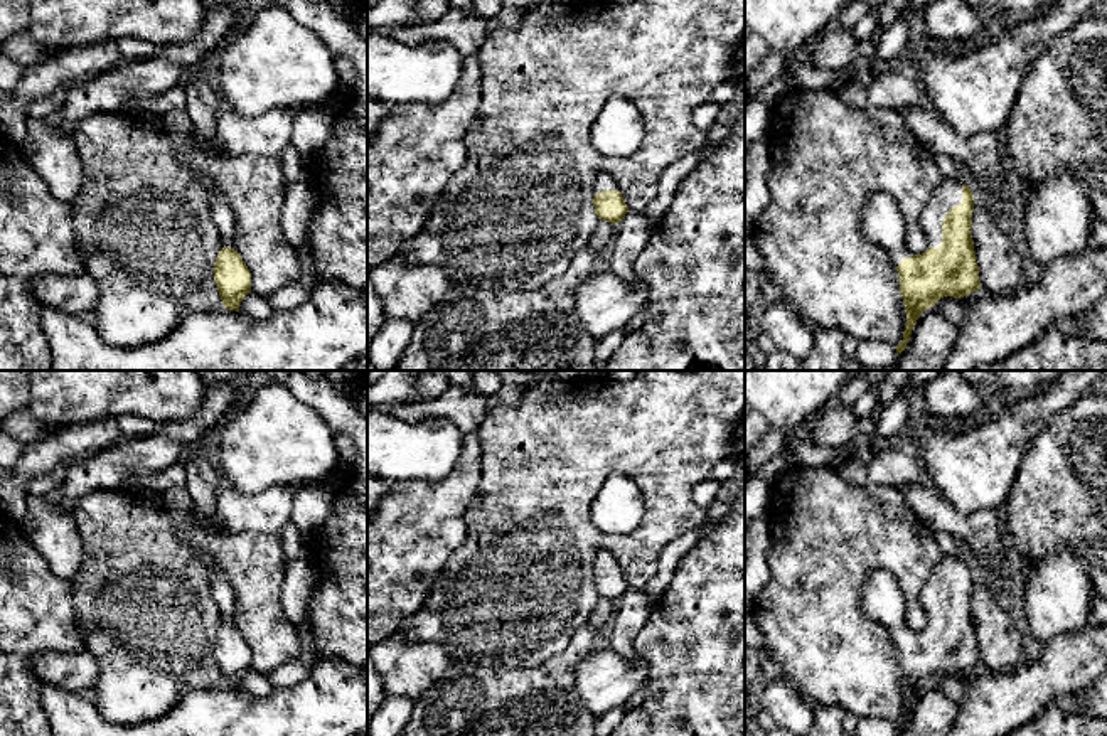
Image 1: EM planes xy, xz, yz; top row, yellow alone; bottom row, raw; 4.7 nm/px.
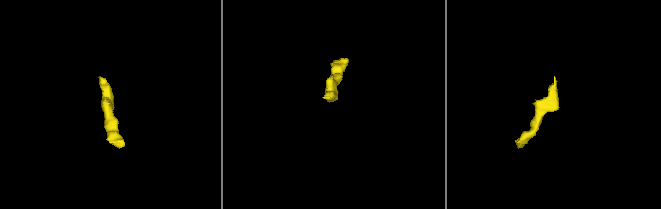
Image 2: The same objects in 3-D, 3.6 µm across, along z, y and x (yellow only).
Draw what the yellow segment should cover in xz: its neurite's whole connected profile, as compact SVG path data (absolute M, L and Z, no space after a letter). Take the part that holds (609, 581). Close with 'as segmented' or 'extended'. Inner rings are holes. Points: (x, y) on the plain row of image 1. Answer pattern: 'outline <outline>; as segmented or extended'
outline M600 549L593 561L593 583L598 596L617 601L628 589L628 584L622 574L617 557Z; extended

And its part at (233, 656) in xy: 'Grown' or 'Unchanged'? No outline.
Grown

